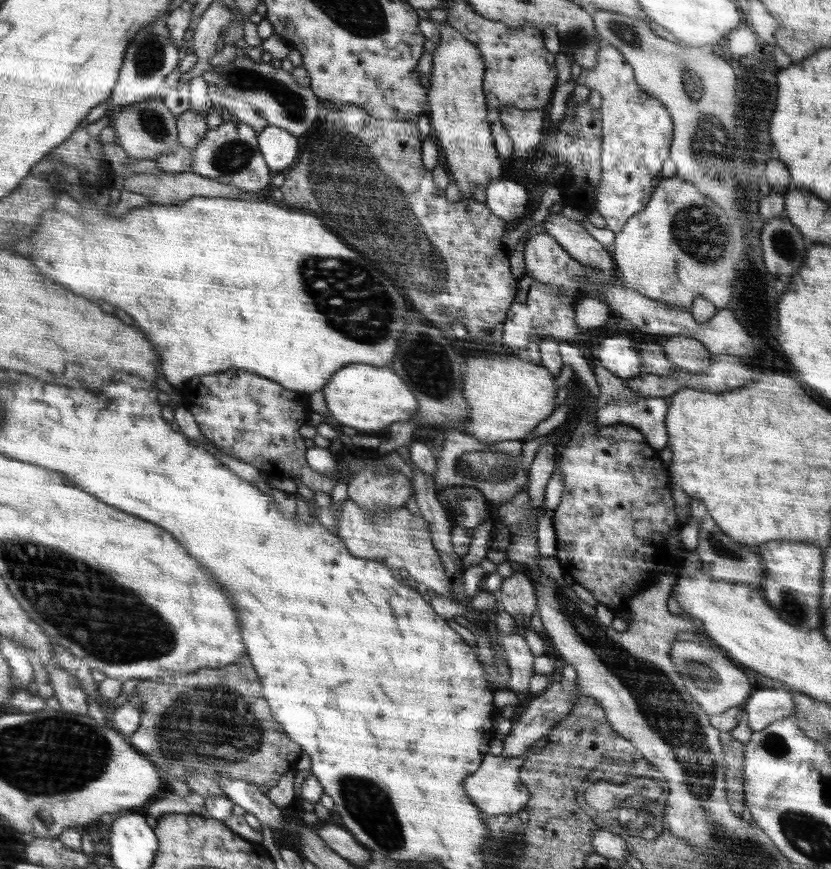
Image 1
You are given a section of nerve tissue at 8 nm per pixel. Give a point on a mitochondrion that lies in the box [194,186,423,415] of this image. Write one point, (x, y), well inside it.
(380, 310)

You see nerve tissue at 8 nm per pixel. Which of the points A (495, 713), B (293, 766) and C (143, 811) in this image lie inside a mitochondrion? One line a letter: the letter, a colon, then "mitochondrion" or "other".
A: other
B: other
C: other

